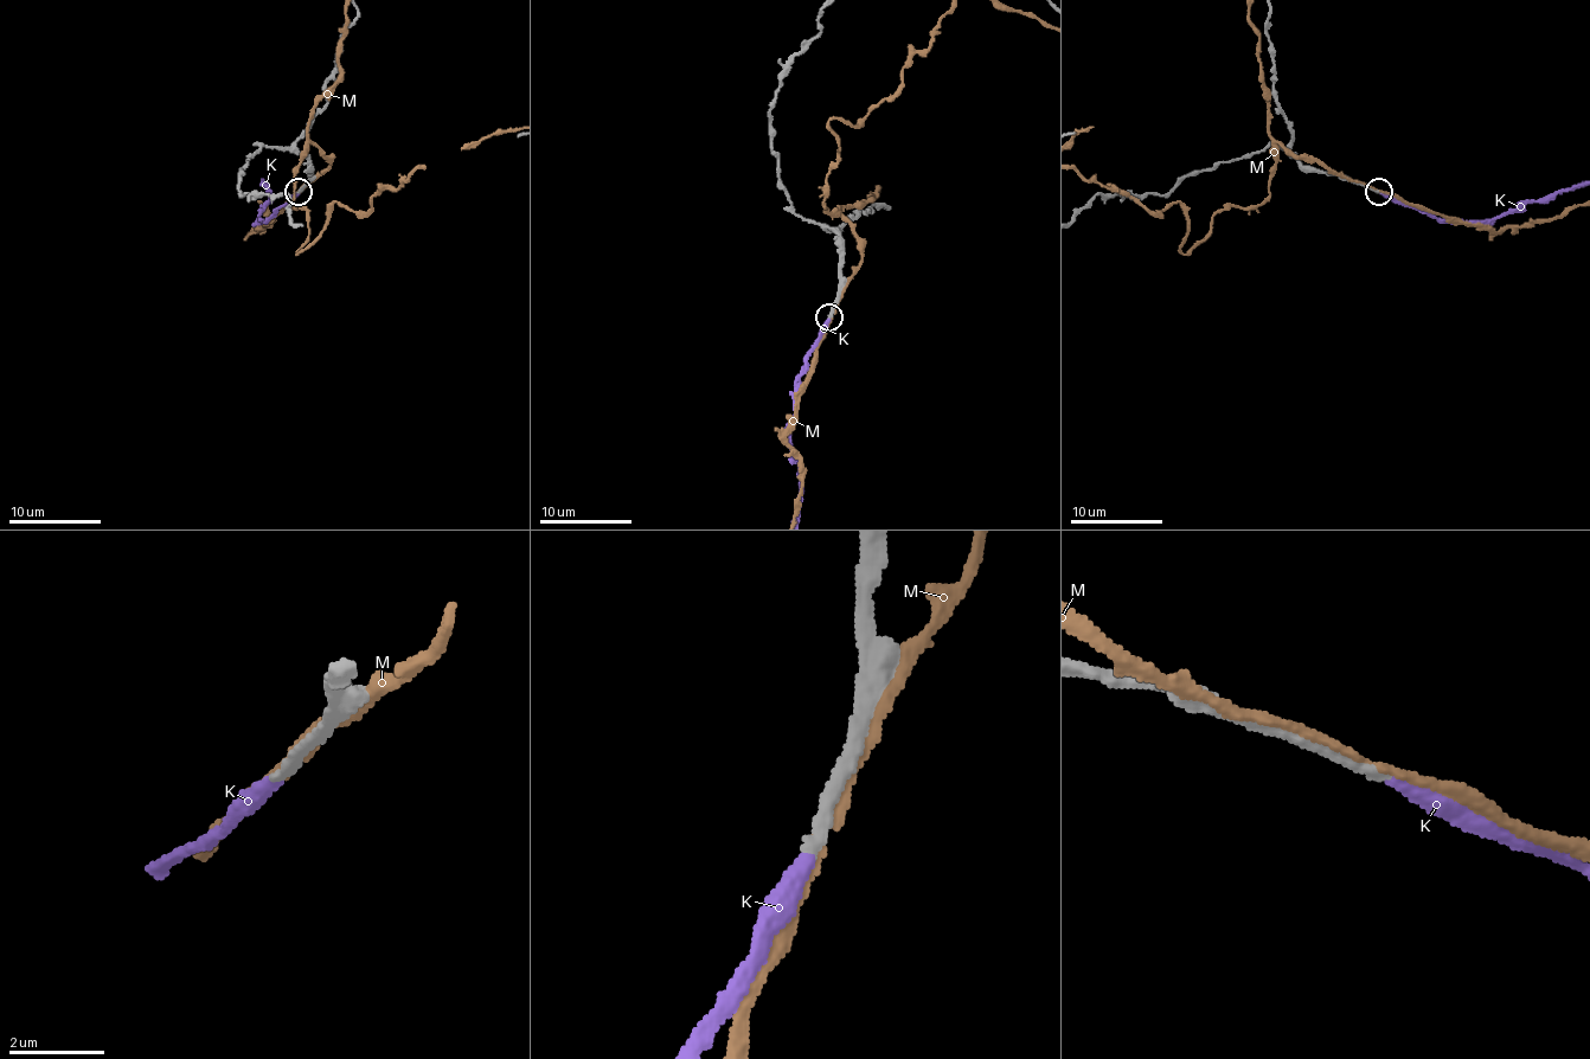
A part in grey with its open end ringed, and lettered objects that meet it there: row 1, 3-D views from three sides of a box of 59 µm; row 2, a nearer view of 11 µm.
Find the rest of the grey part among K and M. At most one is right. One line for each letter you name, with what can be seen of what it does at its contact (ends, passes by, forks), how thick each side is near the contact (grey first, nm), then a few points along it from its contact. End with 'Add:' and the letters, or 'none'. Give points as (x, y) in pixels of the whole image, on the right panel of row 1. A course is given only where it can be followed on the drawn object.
K: it ends; calibres 240 and 280 nm
Add: K

